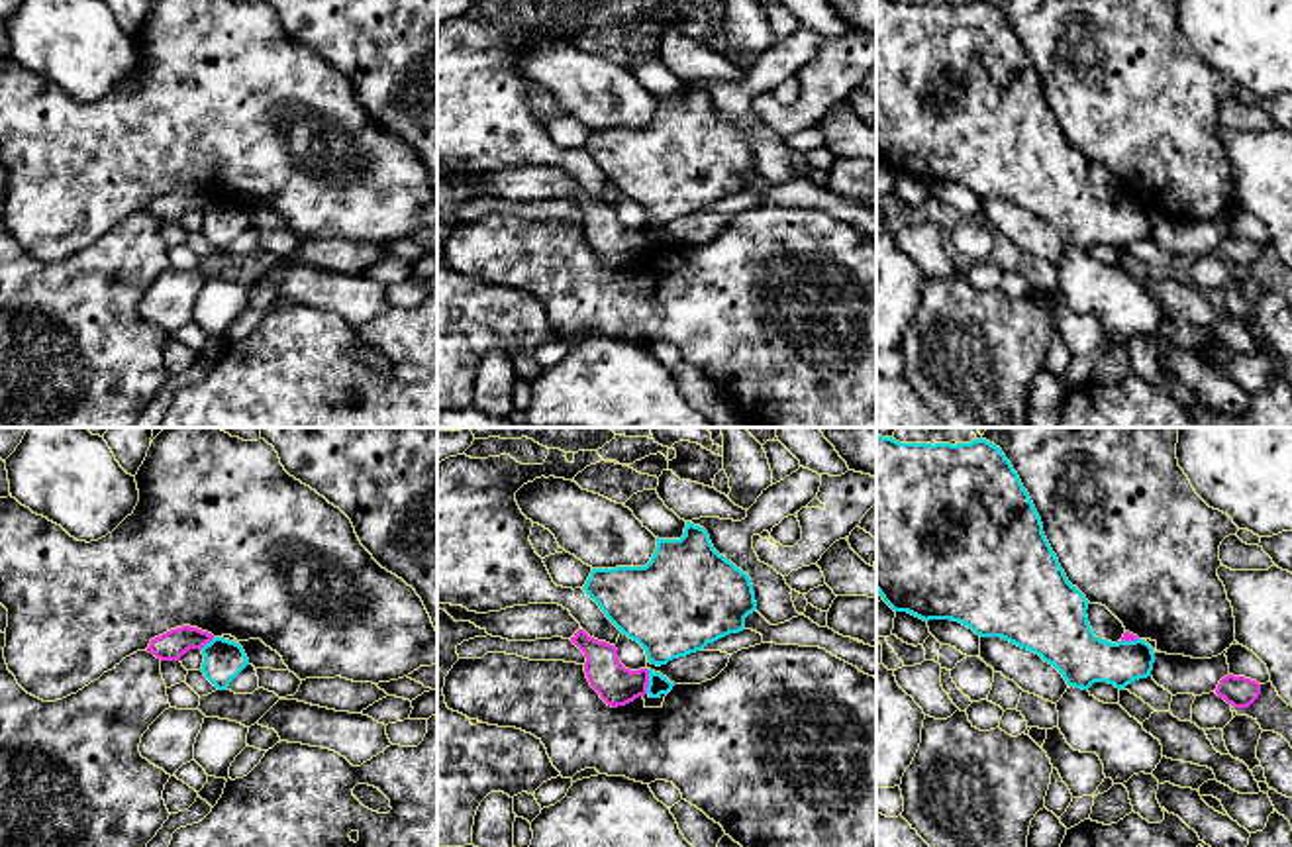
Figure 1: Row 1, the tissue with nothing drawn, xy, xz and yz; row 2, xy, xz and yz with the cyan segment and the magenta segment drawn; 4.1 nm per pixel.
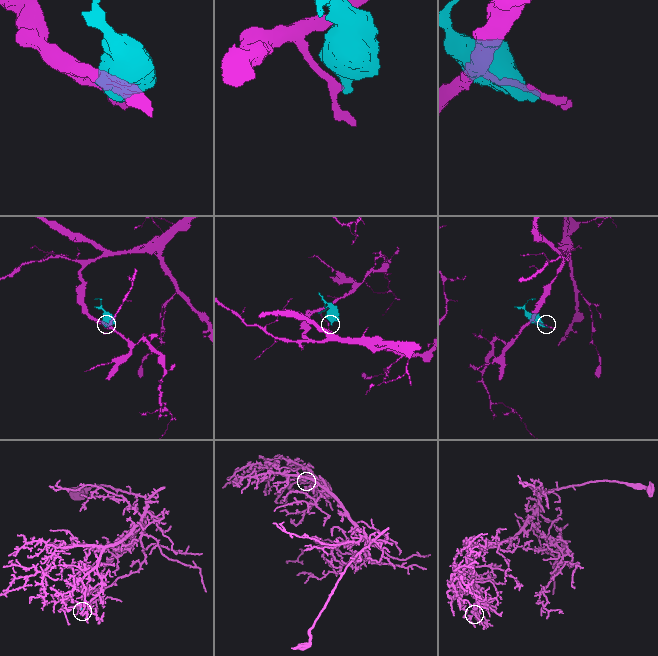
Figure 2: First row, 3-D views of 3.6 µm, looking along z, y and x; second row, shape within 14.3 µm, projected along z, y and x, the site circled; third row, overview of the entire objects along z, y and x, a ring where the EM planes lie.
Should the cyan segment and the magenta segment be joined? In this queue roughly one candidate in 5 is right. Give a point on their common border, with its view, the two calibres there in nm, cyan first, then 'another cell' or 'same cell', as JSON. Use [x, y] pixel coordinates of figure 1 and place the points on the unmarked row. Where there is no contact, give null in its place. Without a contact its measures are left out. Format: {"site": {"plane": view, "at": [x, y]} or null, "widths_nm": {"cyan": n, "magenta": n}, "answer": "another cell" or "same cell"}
{"site": {"plane": "xz", "at": [649, 242]}, "widths_nm": {"cyan": 80, "magenta": 160}, "answer": "another cell"}

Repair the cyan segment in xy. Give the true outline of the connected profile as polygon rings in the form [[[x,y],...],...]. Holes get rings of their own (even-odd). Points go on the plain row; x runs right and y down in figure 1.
[[[214,198],[202,208],[204,237],[218,249],[225,251],[229,243],[249,225],[243,208],[235,202]]]

